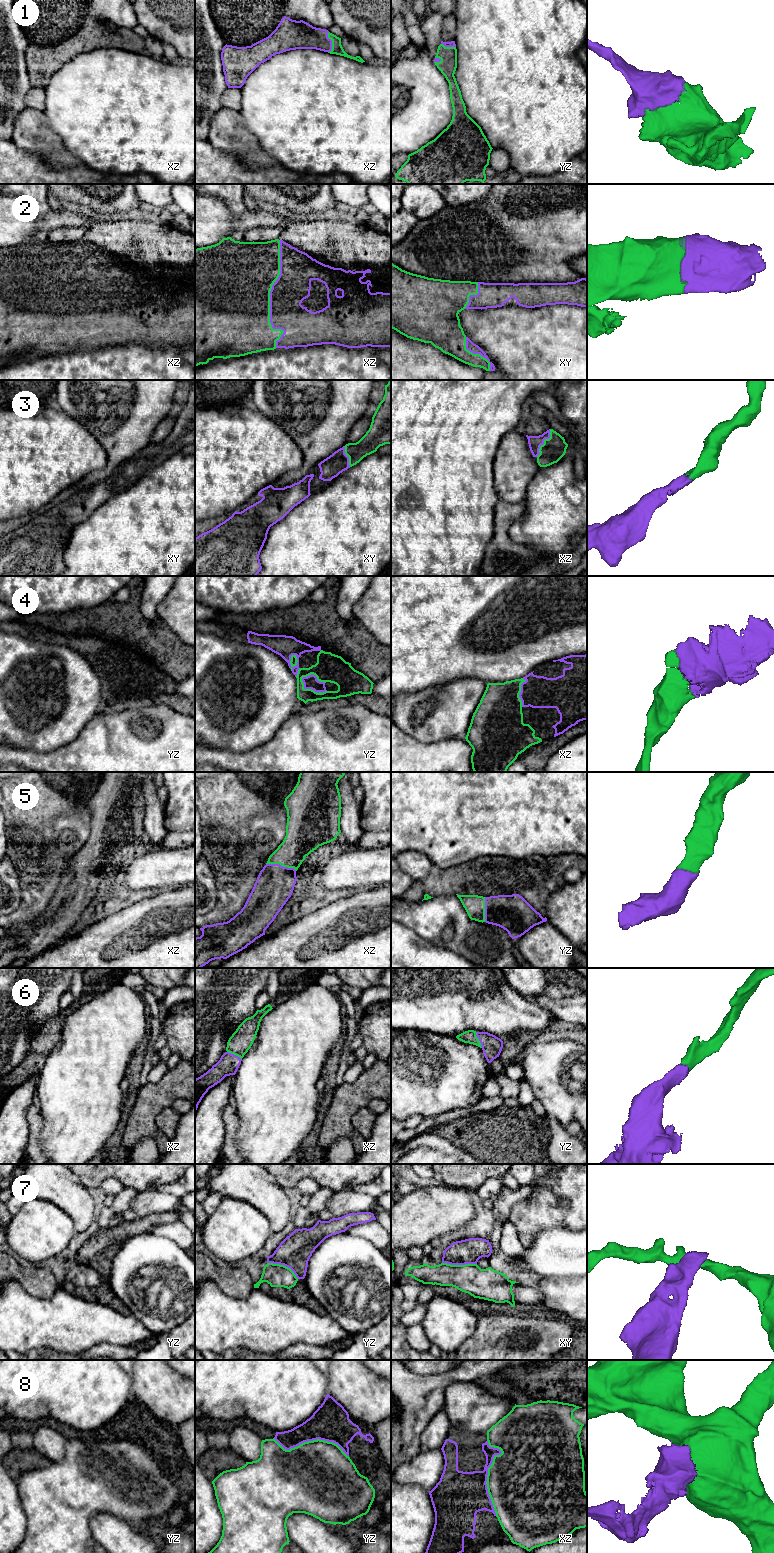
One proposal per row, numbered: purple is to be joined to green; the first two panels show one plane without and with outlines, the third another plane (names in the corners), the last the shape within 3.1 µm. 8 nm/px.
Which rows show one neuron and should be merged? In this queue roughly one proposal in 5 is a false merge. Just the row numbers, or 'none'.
1, 2, 3, 4, 5, 6

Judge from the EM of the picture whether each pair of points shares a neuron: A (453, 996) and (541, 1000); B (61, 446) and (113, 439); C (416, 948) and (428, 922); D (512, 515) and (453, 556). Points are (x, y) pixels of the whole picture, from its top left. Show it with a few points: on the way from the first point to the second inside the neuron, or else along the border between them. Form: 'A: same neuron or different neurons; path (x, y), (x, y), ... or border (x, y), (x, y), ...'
A: different neurons; border (527, 998), (549, 1012)
B: different neurons; border (82, 424), (105, 451), (107, 463)
C: different neurons; border (401, 923), (435, 945), (442, 946)
D: different neurons; border (496, 504), (494, 508), (493, 535), (485, 549)

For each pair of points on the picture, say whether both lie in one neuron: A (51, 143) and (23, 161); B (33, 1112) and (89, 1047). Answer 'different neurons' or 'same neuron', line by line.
A: different neurons
B: different neurons

